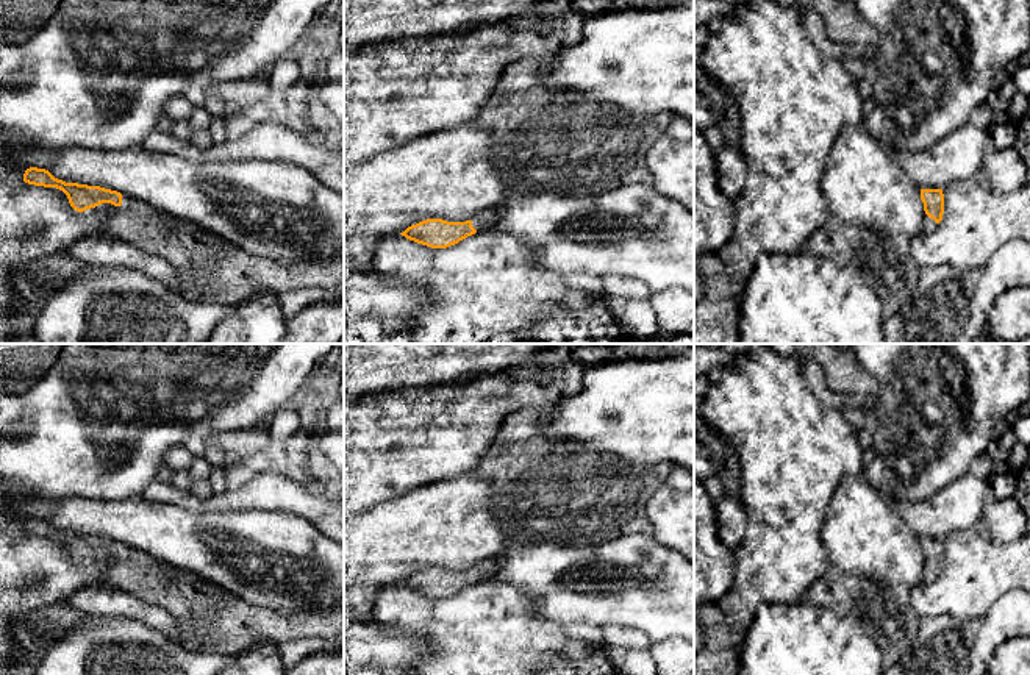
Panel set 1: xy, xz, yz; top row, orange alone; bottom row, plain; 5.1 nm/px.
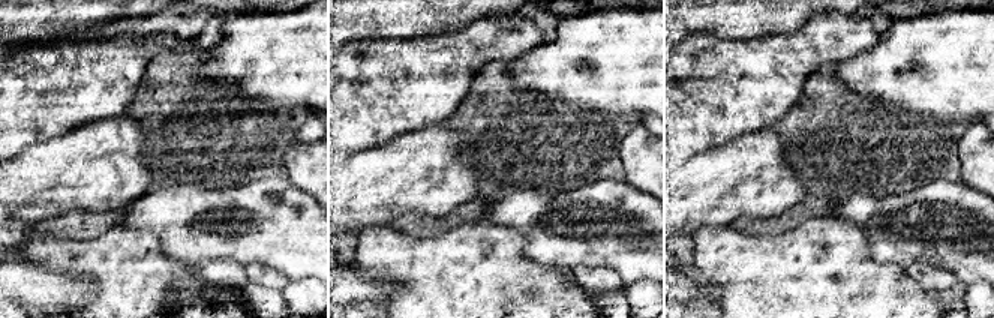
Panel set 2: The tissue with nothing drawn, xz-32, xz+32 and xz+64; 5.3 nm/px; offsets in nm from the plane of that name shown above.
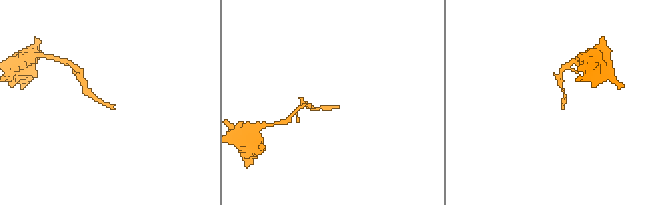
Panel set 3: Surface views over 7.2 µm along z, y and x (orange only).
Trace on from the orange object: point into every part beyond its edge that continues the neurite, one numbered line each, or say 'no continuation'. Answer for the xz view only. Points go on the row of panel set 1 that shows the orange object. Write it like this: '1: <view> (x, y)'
1: xz (482, 222)

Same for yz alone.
1: yz (929, 225)

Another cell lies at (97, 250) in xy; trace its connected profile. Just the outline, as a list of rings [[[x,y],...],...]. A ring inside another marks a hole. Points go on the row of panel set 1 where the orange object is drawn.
[[[109,233],[81,238],[64,253],[91,267],[125,267],[141,272],[170,292],[188,294],[197,286],[209,283],[206,269],[178,269],[166,258],[144,252]]]

